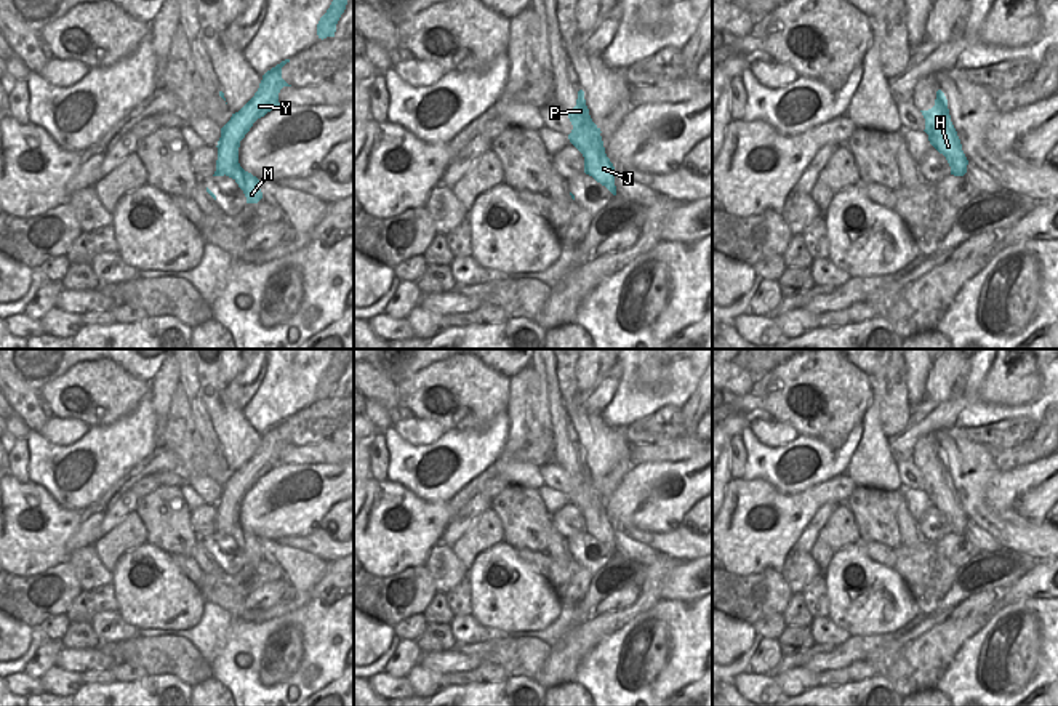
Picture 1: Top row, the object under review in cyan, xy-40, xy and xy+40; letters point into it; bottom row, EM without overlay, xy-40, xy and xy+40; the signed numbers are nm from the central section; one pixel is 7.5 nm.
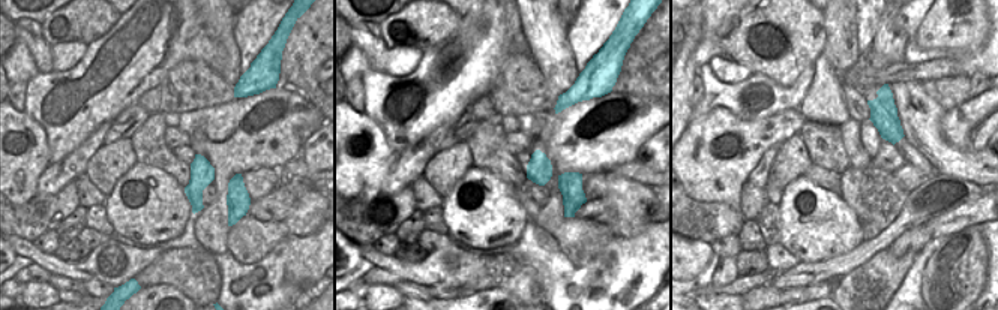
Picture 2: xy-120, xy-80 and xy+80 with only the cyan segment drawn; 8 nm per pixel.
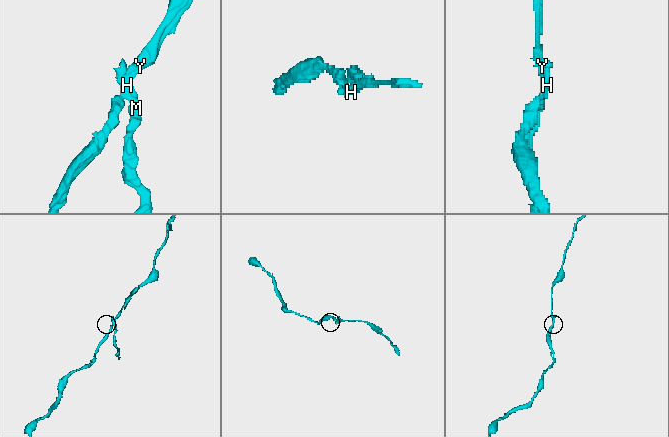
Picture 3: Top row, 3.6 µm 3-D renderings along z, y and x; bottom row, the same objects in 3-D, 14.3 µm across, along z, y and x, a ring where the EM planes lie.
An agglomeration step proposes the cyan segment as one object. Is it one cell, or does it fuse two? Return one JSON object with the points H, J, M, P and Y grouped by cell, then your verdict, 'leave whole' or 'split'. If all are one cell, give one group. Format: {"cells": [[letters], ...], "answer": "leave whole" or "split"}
{"cells": [["H", "J", "M", "P"], ["Y"]], "answer": "split"}

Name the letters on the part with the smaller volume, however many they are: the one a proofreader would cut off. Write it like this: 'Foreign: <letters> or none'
Foreign: H, J, M, P

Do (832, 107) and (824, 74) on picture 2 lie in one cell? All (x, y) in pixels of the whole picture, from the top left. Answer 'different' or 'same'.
same

